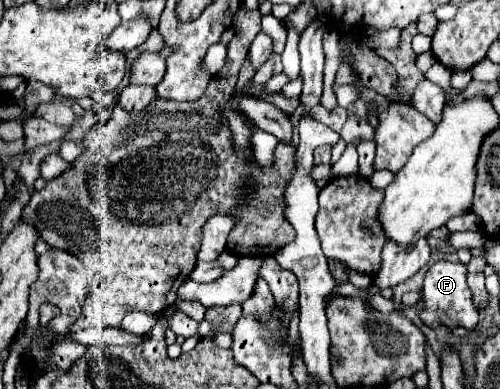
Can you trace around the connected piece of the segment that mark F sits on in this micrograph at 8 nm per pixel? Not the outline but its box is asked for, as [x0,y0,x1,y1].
[421,260,477,330]

